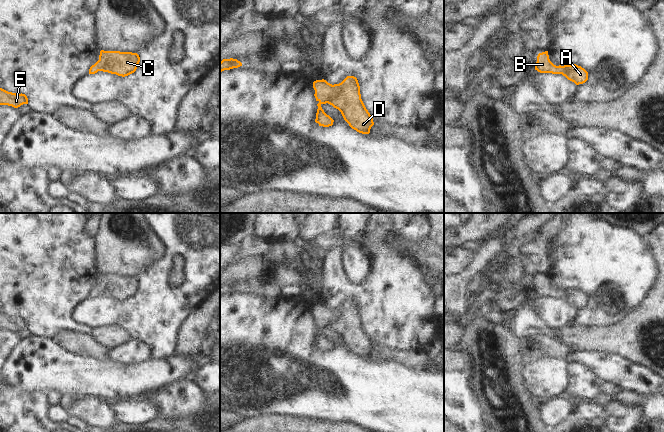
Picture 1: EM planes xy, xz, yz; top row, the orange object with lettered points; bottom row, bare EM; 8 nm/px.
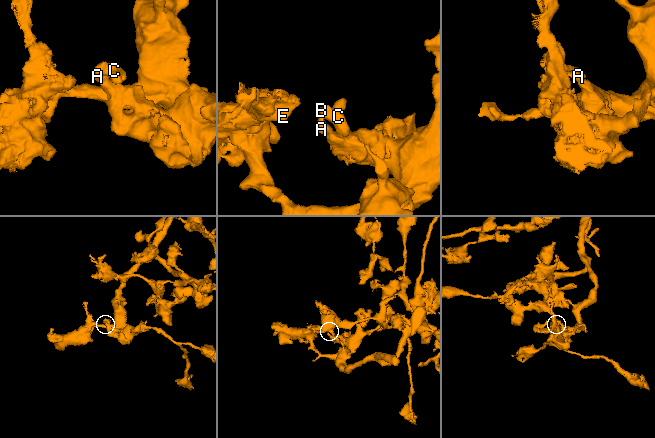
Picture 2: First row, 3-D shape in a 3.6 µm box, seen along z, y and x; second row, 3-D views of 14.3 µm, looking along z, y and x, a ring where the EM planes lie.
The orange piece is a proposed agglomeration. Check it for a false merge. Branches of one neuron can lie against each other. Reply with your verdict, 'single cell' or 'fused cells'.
single cell

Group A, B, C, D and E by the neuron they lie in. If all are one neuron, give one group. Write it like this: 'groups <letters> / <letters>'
groups A B C D E

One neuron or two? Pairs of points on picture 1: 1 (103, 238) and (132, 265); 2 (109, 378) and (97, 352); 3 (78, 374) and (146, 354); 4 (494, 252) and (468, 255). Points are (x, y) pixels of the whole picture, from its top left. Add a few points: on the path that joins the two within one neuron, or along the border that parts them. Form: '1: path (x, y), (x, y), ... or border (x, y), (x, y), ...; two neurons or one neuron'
1: path (110, 243), (125, 258); one neuron
2: border (78, 354), (98, 359), (107, 359); two neurons
3: border (108, 358), (128, 364), (141, 364), (144, 362); two neurons
4: border (475, 252), (474, 259), (460, 273); two neurons

